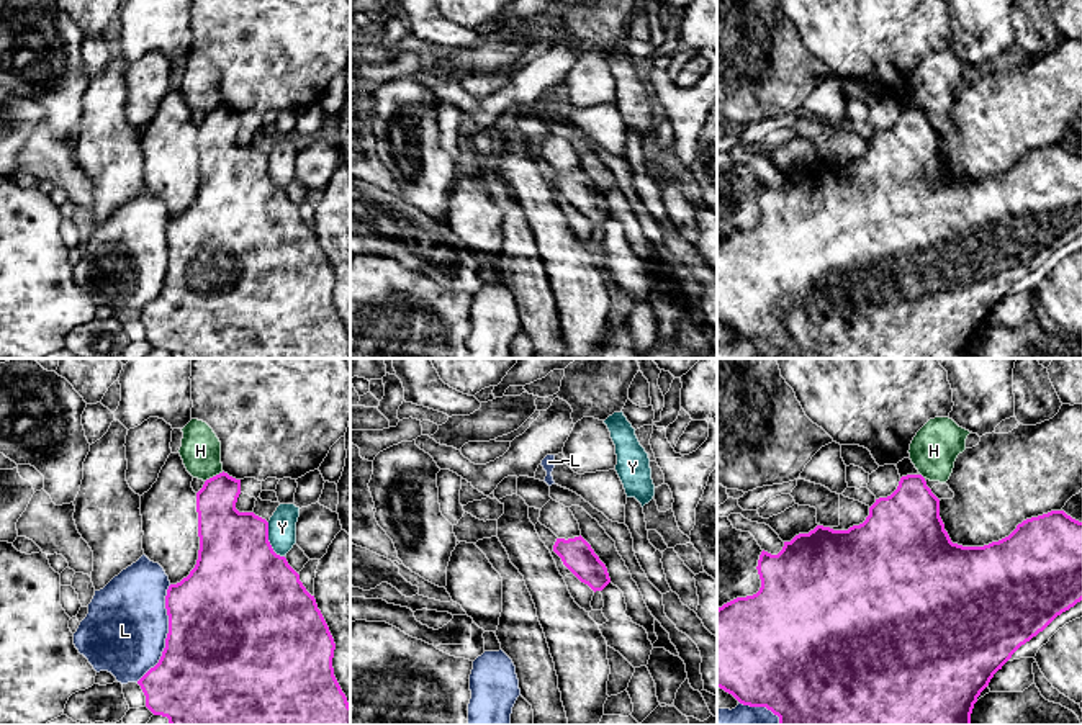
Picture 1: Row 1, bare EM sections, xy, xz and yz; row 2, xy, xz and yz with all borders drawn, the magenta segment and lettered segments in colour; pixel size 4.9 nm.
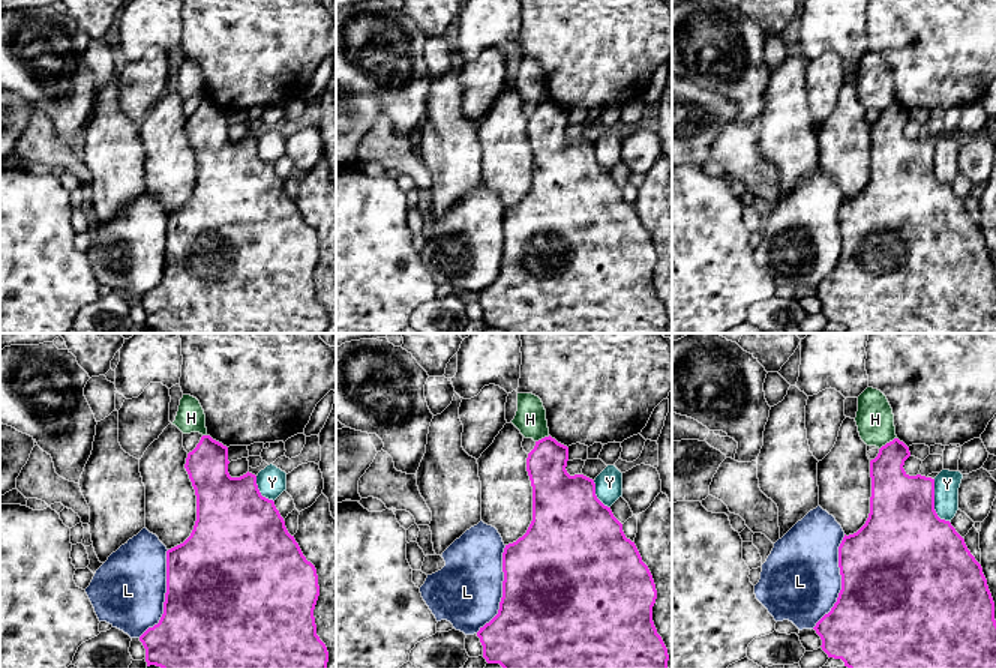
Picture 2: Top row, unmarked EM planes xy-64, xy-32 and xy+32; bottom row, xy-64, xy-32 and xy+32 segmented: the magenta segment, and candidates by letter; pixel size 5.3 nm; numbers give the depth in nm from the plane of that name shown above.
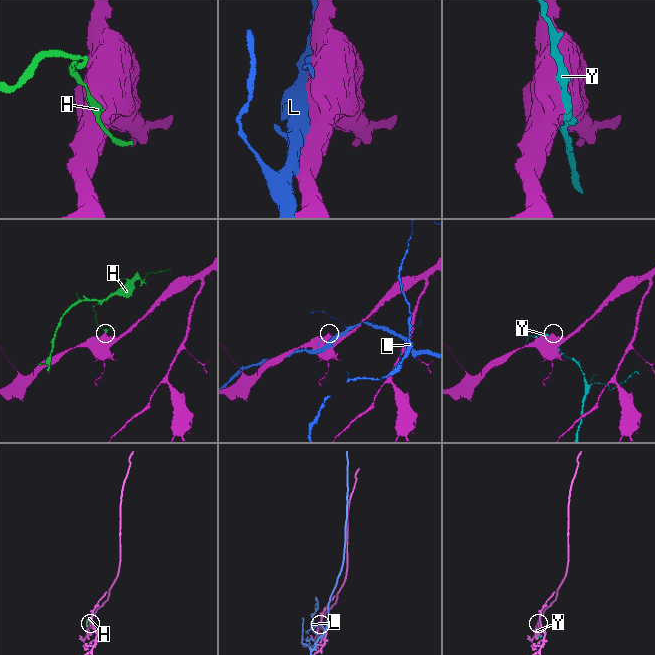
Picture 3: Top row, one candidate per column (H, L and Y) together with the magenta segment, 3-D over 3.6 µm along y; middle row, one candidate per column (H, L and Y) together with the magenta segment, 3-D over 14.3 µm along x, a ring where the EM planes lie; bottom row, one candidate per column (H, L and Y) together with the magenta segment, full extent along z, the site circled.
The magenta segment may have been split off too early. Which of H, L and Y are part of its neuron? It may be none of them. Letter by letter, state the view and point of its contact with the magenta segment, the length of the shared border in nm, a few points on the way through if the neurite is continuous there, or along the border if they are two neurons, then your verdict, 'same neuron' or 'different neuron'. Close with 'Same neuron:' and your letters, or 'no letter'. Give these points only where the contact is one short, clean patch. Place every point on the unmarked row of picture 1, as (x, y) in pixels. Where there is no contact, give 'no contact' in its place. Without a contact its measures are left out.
H: contact xy (213, 110); length 110 nm; border xy (223, 105), (205, 115); different neuron
L: contact xy (167, 267); length 500 nm; different neuron
Y: contact xy (269, 175); length 190 nm; different neuron
Same neuron: no letter

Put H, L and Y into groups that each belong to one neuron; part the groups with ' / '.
H / L / Y

